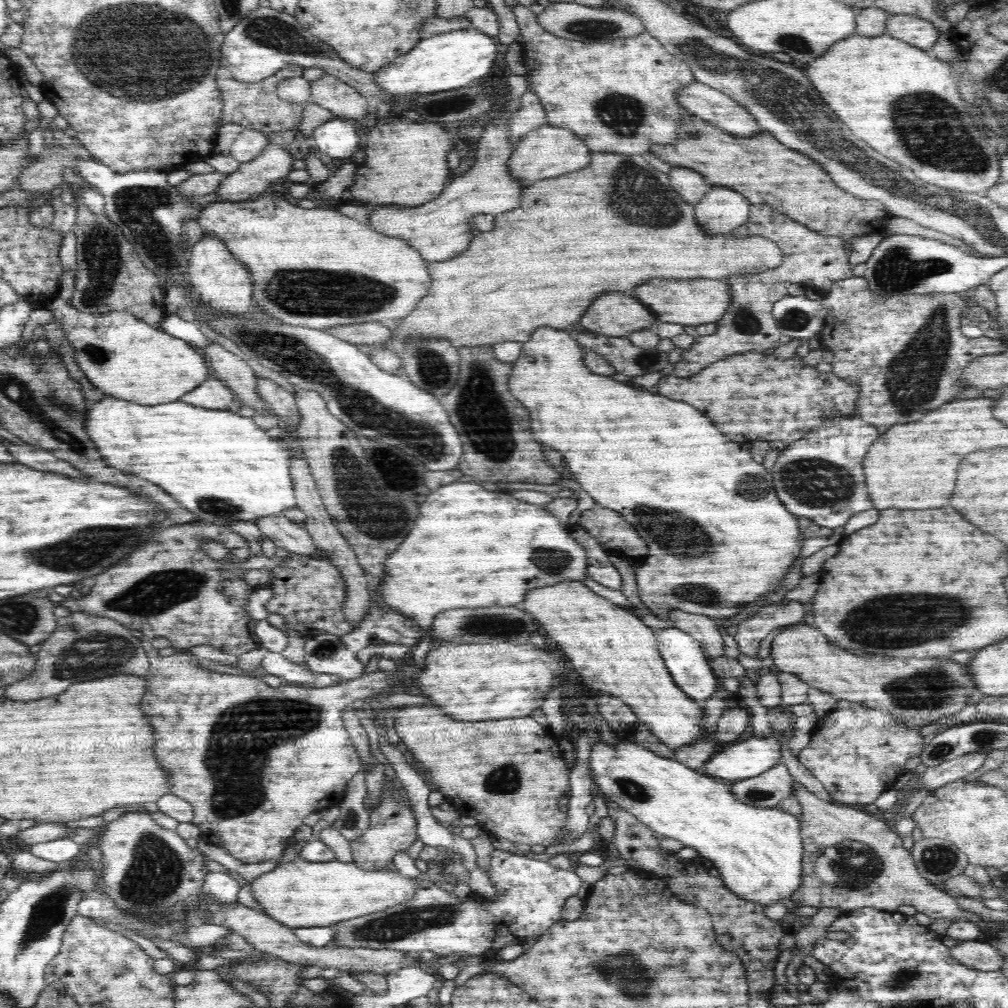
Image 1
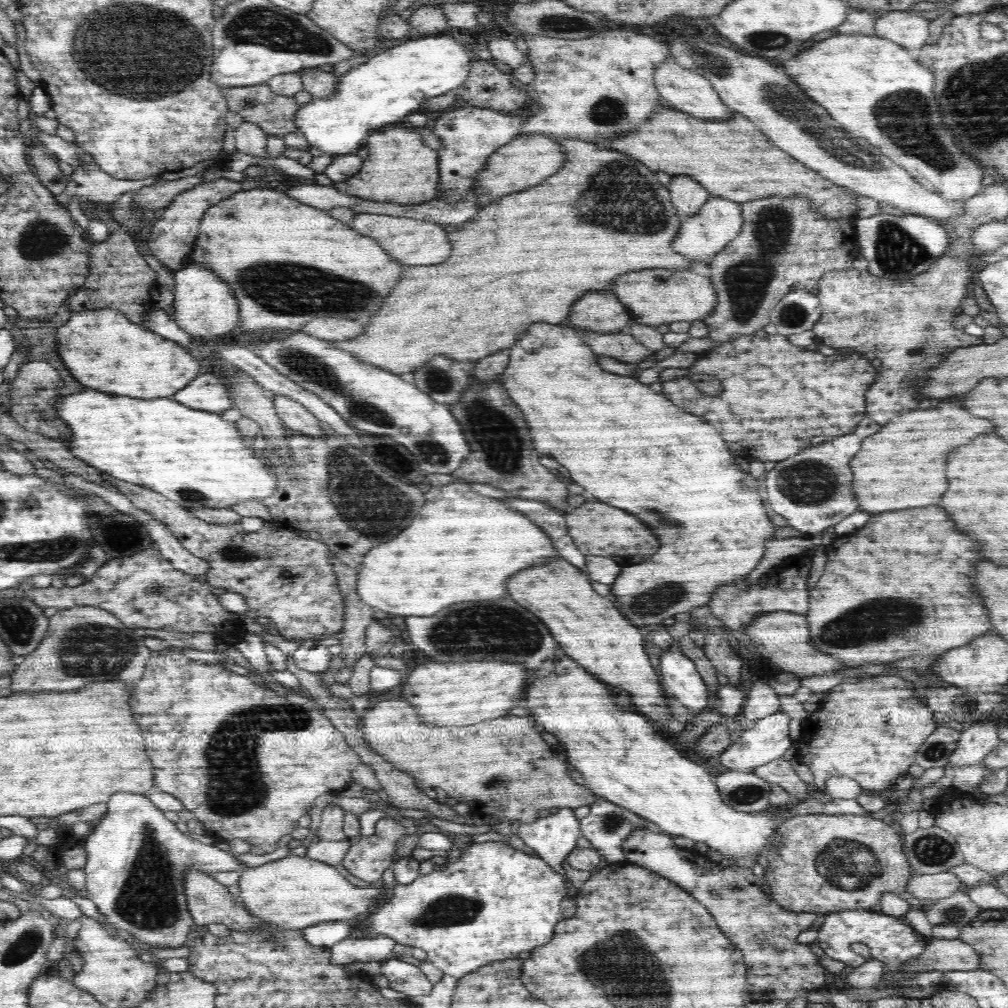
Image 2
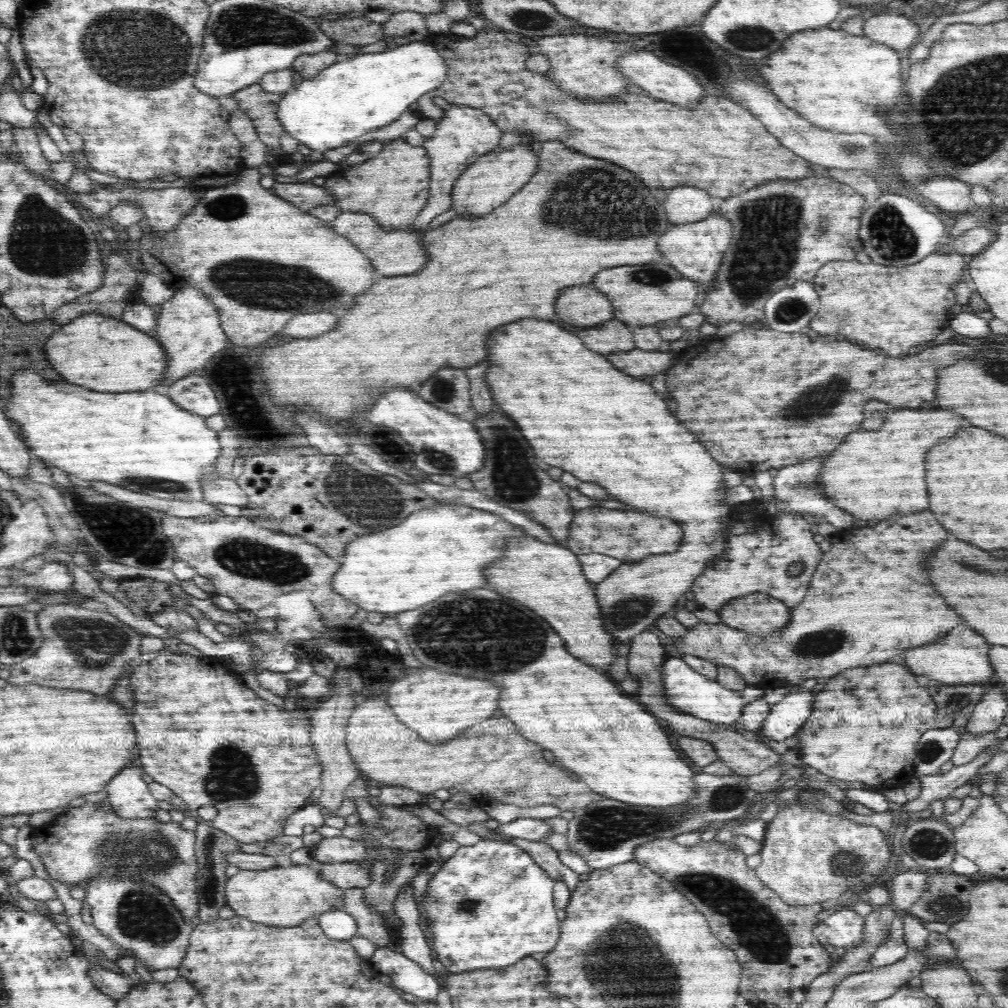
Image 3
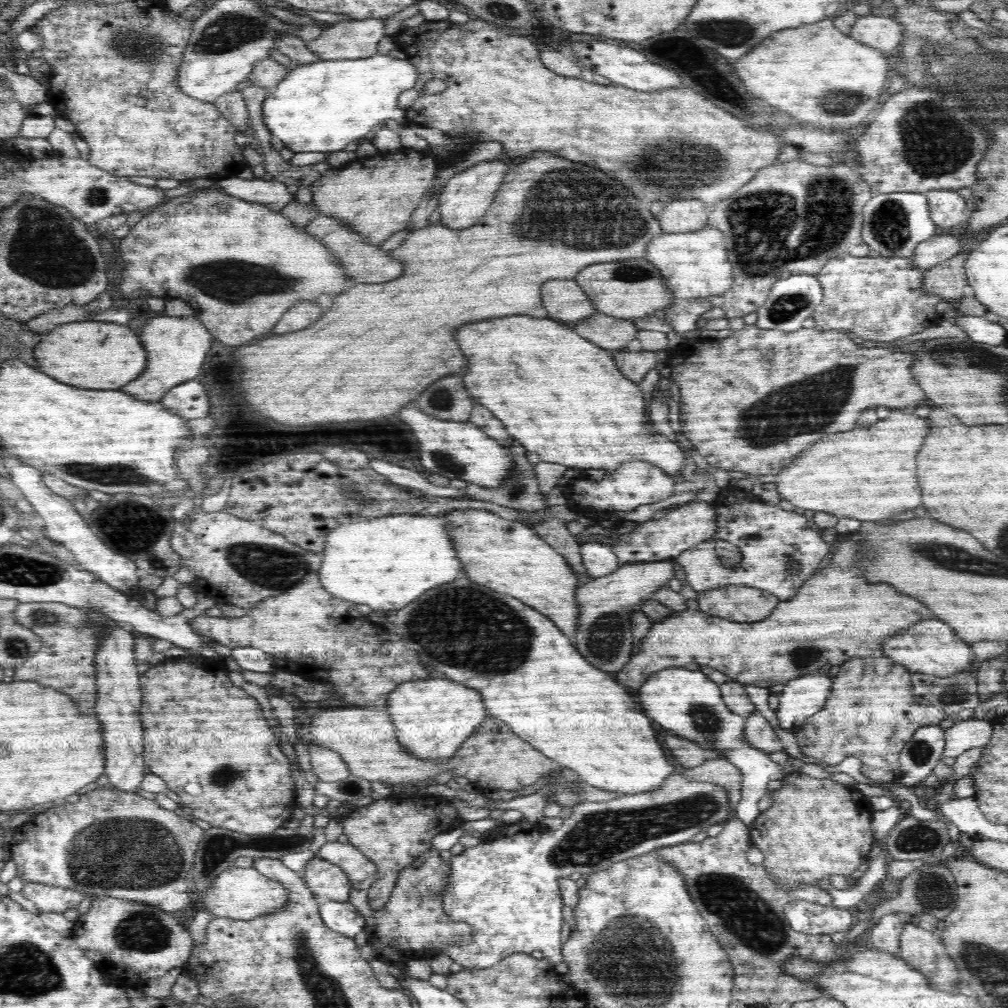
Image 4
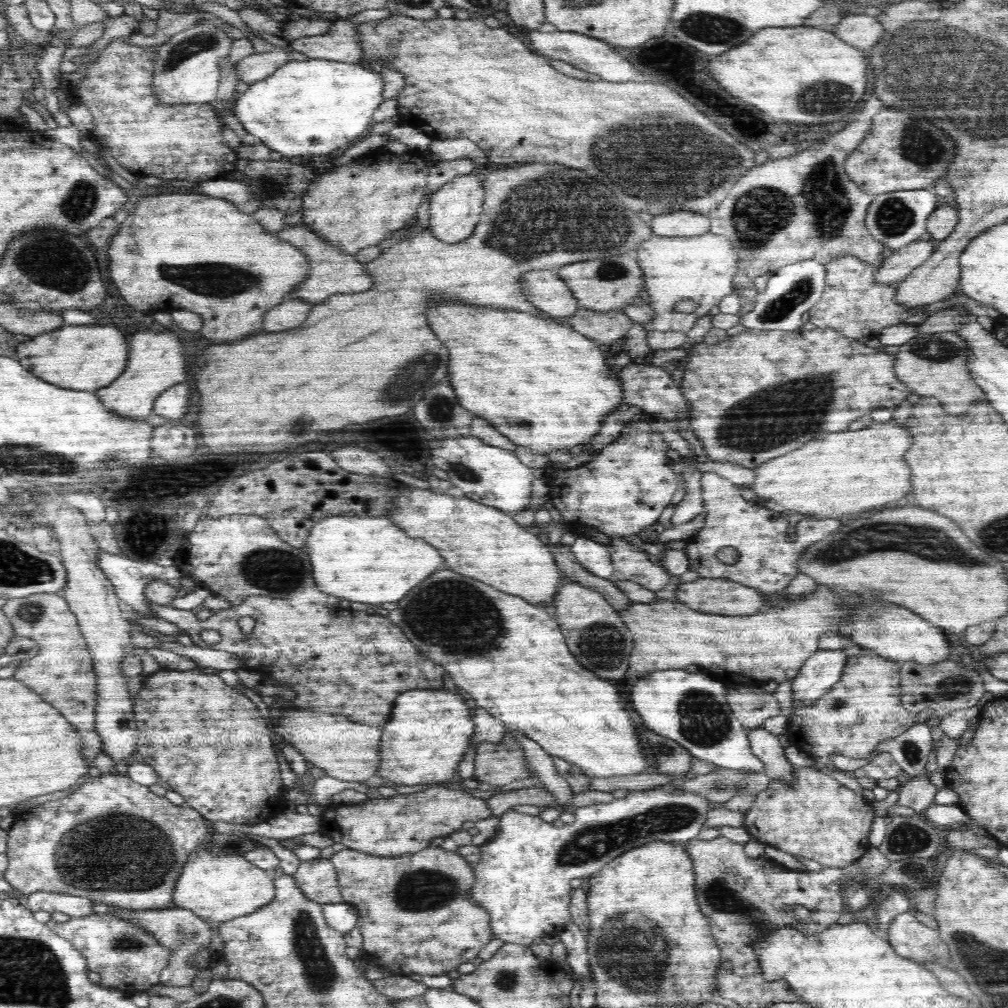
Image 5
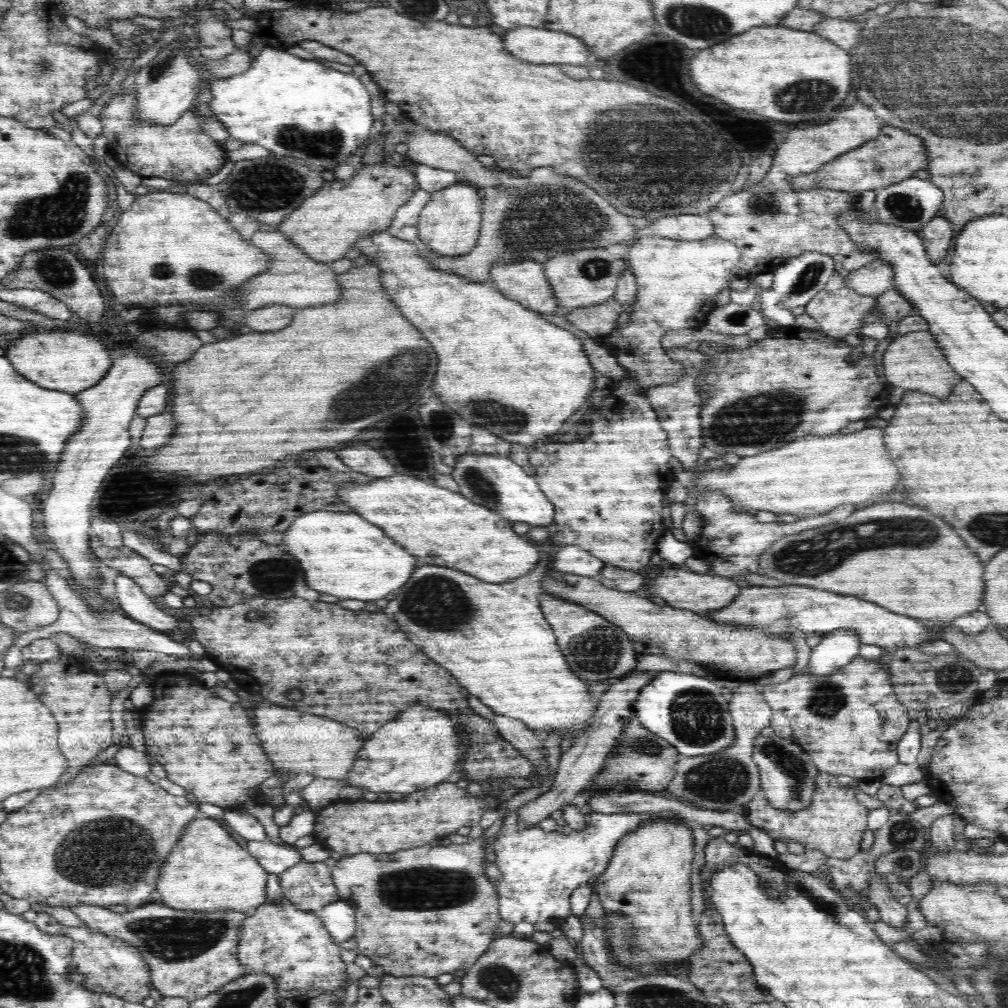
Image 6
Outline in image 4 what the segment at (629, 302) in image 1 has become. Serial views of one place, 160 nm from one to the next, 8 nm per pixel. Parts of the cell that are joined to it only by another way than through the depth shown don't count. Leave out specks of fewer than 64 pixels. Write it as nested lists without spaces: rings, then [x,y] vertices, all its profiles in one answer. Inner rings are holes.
[[[548,280],[542,286],[542,302],[550,319],[562,320],[564,324],[588,319],[597,311],[574,280]]]

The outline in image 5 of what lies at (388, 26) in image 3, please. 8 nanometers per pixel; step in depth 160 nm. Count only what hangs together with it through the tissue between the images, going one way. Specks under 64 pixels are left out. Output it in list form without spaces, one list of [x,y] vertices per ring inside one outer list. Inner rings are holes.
[[[338,18],[328,32],[305,36],[290,42],[290,48],[303,52],[309,59],[362,63],[362,45],[356,29],[358,23]]]

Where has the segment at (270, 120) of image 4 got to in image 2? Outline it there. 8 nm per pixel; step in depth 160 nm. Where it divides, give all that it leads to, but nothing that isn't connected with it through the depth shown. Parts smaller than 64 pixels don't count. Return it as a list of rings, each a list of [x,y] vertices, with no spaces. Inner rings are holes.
[[[448,31],[441,34],[410,38],[399,43],[390,43],[389,48],[376,52],[371,56],[368,62],[361,64],[355,69],[351,69],[346,72],[345,75],[338,76],[336,78],[336,90],[334,90],[334,94],[332,94],[332,96],[328,96],[328,98],[312,98],[313,101],[311,103],[308,103],[303,107],[299,107],[298,112],[296,112],[295,124],[298,126],[299,133],[305,136],[309,144],[322,150],[323,152],[331,153],[334,156],[356,153],[359,147],[364,145],[367,136],[371,132],[374,132],[374,130],[382,128],[382,126],[392,124],[392,122],[396,124],[400,118],[409,116],[410,113],[421,111],[420,107],[427,99],[446,94],[446,92],[450,92],[450,90],[454,90],[454,88],[462,86],[462,84],[466,82],[468,74],[470,74],[470,60],[472,57],[474,57],[474,55],[470,52],[470,47],[468,45],[462,45],[459,37]]]

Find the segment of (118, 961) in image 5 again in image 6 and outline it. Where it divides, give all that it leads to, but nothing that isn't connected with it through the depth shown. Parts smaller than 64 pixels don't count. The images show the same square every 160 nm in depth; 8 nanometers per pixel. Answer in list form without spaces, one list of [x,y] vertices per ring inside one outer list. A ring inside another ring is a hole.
[[[44,911],[38,912],[34,924],[42,932],[51,936],[66,936],[74,942],[68,971],[84,974],[86,976],[86,982],[82,982],[84,987],[90,988],[92,992],[106,992],[106,994],[122,996],[125,1001],[135,1003],[142,1003],[145,998],[149,997],[148,992],[153,988],[150,966],[138,948],[132,944],[114,936],[107,936],[88,926],[65,926]]]

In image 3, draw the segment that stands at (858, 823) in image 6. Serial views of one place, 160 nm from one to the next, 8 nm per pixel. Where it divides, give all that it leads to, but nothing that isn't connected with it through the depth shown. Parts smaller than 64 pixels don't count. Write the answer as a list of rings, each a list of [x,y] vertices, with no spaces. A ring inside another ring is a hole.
[[[809,787],[767,824],[760,850],[762,863],[755,869],[758,878],[790,906],[838,900],[850,888],[854,888],[855,894],[848,905],[866,900],[870,882],[890,864],[893,850],[889,836],[874,826],[818,811],[814,800],[815,791]]]

